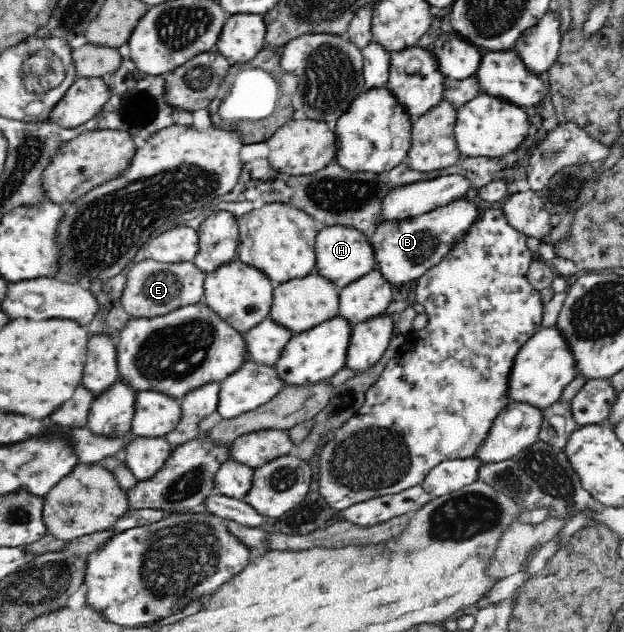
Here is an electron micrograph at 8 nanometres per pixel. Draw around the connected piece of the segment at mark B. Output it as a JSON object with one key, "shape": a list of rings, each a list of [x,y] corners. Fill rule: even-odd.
{"shape":[[[471,195],[452,200],[450,204],[427,214],[402,220],[379,223],[370,241],[378,268],[393,286],[409,285],[425,276],[430,268],[442,263],[450,250],[469,235],[470,228],[481,219],[480,204],[469,200]]]}

